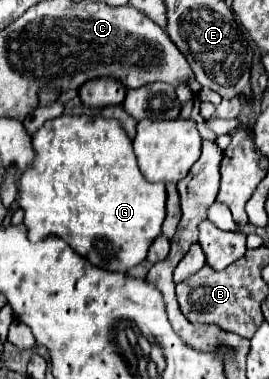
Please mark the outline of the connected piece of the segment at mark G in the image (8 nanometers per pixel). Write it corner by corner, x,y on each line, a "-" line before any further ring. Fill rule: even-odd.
60,115
46,121
32,135
32,145
36,149
36,159
20,177
18,185
18,205
24,209
28,237
32,241
38,241
48,233
68,237
68,243
76,253
108,271
128,273
142,263
154,237
160,235
166,217
166,187
142,177
132,151
132,141
120,123
116,119
104,119
102,115

